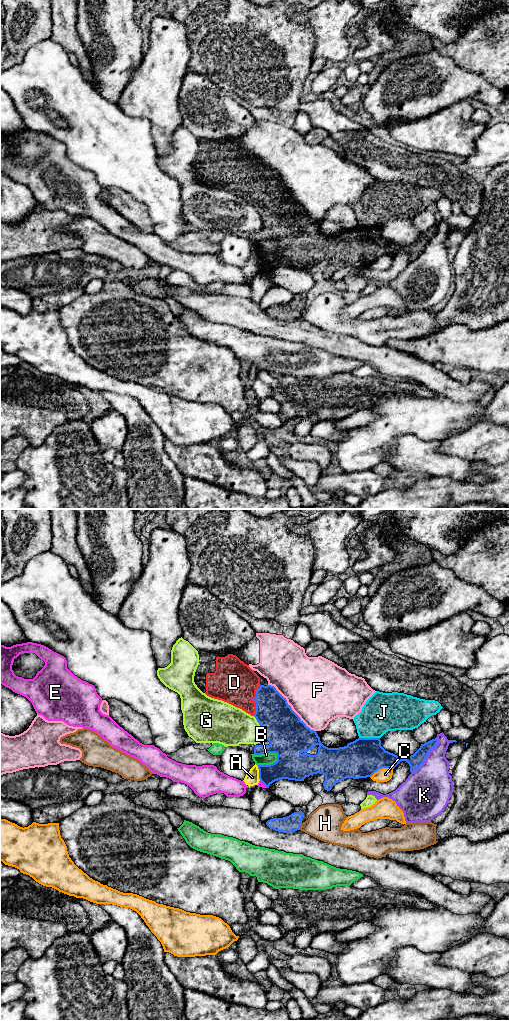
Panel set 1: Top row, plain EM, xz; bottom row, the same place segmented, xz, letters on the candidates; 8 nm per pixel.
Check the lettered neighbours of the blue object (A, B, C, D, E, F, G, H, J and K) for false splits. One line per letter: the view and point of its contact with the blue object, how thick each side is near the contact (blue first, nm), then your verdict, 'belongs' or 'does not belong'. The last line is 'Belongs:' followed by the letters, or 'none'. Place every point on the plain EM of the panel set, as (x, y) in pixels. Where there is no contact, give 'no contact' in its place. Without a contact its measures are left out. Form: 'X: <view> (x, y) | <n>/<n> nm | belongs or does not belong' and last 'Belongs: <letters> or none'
A: xz (259, 261) | 220/110 nm | does not belong
B: xz (268, 240) | 320/100 nm | does not belong
C: xz (381, 256) | 300/110 nm | does not belong
D: xz (253, 188) | 280/340 nm | belongs
E: xz (264, 272) | 220/50 nm | does not belong
F: xz (291, 196) | 320/500 nm | does not belong
G: xz (261, 215) | 320/320 nm | does not belong
H: xz (300, 314) | 140/260 nm | does not belong
J: xz (369, 226) | 300/320 nm | does not belong
K: xz (427, 243) | 110/360 nm | does not belong
Belongs: D

